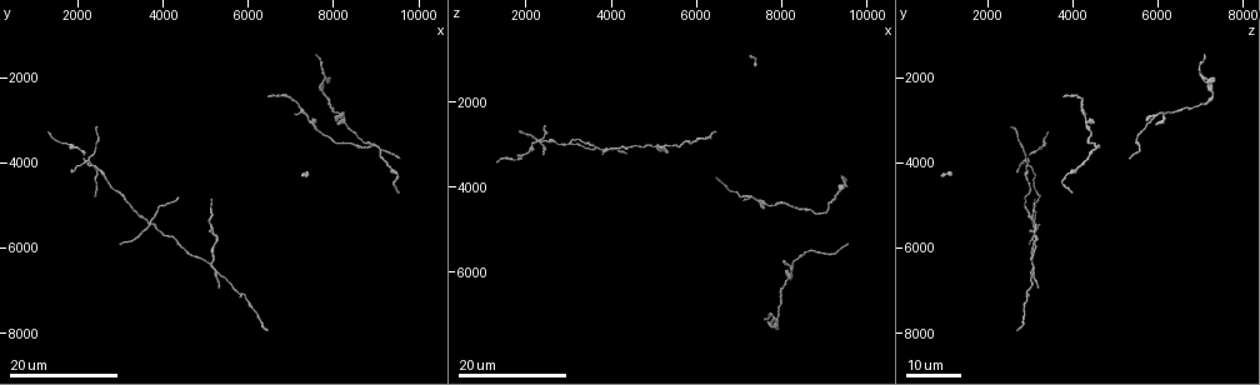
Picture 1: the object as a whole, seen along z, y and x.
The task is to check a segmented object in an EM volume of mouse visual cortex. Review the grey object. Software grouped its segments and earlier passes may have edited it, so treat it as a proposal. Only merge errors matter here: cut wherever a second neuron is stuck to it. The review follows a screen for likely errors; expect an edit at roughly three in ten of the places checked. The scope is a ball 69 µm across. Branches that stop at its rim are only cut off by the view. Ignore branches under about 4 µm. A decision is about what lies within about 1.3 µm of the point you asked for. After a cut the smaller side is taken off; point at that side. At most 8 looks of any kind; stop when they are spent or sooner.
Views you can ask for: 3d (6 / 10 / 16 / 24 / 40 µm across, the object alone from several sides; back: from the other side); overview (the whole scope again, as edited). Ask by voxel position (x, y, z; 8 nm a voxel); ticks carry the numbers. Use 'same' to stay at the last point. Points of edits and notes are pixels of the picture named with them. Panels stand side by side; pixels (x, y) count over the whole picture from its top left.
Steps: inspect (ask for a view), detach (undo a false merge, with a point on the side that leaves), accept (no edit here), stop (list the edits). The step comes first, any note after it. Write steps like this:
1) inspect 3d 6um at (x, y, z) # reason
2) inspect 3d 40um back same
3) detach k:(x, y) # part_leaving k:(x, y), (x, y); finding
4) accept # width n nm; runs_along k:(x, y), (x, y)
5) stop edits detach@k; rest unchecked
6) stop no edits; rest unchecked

inspect 3d 16um at (7450, 3100, 4250) # two arms in line, one across

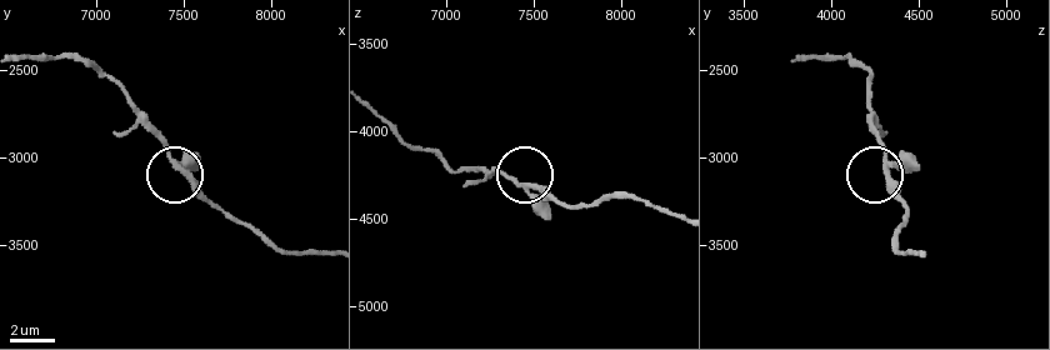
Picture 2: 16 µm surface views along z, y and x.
inspect 3d 10um at (7460, 3020, 4320) # zoom in

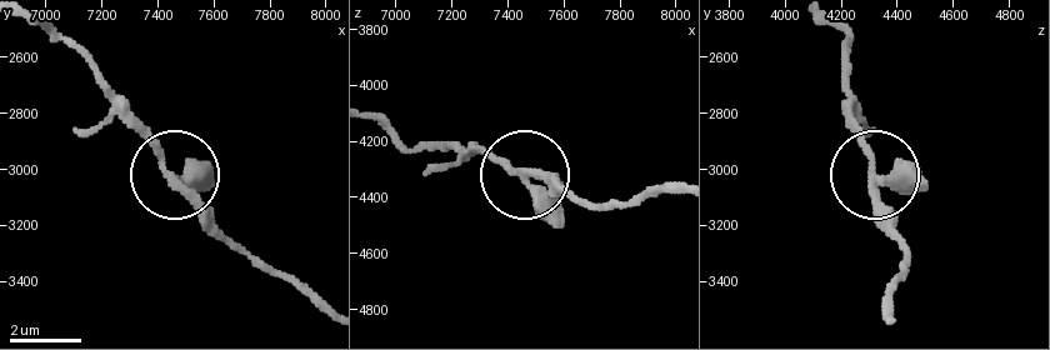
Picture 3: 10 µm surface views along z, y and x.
accept # runs_along 3:(831, 21), (849, 43), (849, 120), (903, 260); all the same neuron

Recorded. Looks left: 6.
inspect 3d 16um at (9050, 3550, 4600) # thick turns thin

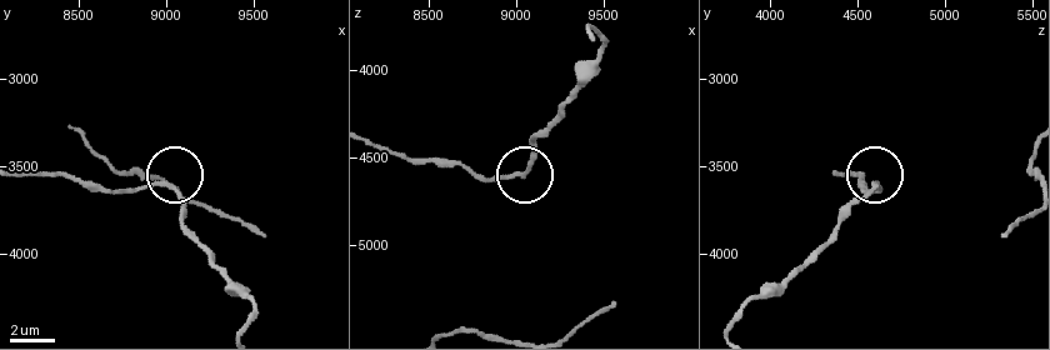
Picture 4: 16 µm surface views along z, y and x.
inspect 3d 10um at (9020, 3620, 4580)

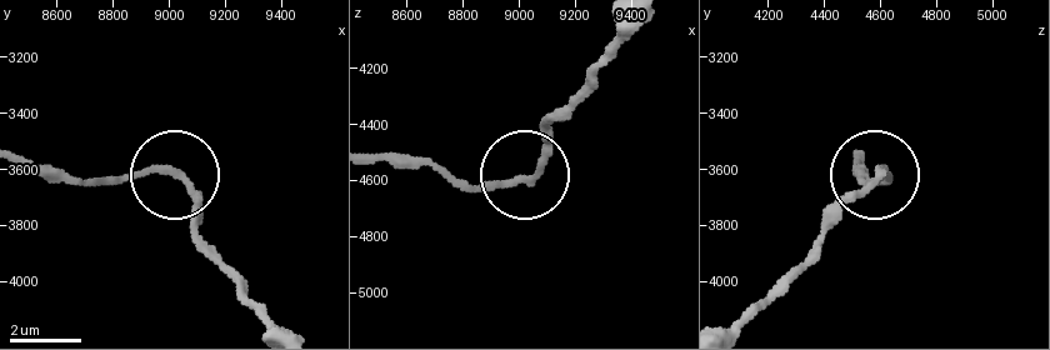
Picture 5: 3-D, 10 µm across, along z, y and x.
accept # runs_along 5:(24, 159), (78, 176), (176, 179), (200, 236); all the same neuron

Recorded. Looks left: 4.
inspect 3d 16um at (5150, 6300, 3050) # side arm on a straight run

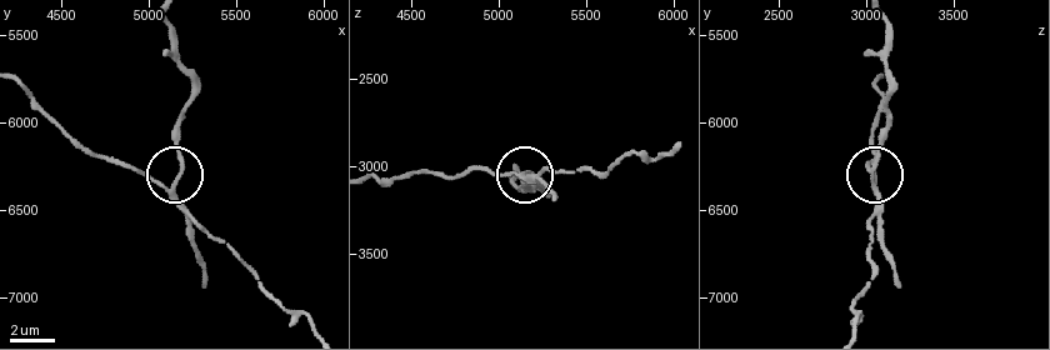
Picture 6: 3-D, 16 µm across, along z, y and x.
inspect 3d 6um at (5100, 6380, 3040)

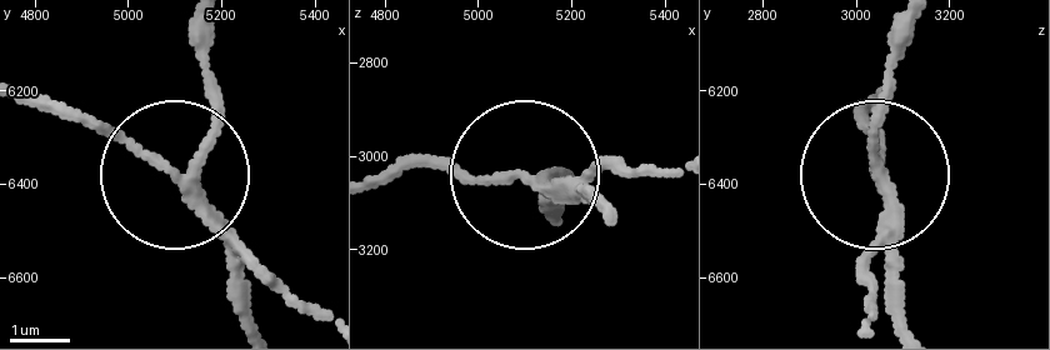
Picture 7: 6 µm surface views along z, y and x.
detach 7:(219, 118) # part_leaving 7:(200, 199), (215, 114), (200, 24); a second neuron is stuck on

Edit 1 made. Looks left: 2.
stop edits detach@7; rest unchecked

